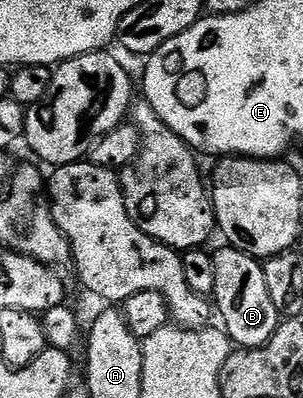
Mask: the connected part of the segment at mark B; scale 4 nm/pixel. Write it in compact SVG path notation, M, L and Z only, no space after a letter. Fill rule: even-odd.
M219 247L213 258L216 262L216 286L212 300L216 305L217 319L218 316L222 319L221 327L239 348L264 346L268 338L276 334L280 317L264 282L263 261L231 247Z

